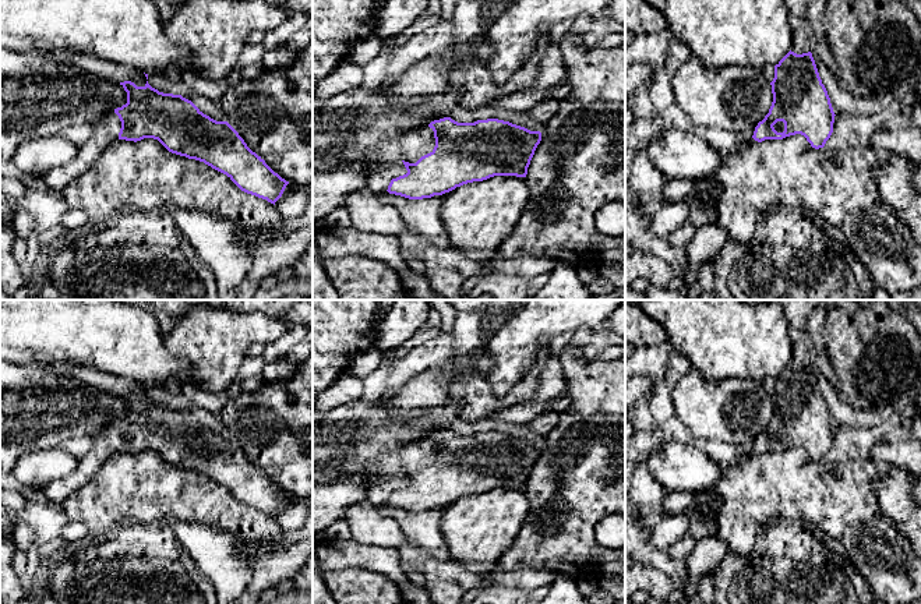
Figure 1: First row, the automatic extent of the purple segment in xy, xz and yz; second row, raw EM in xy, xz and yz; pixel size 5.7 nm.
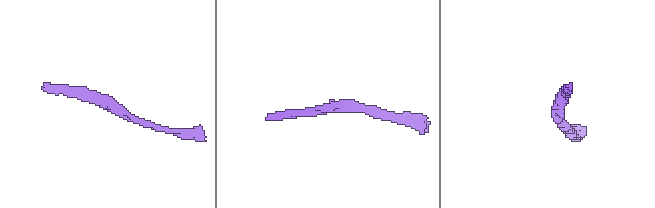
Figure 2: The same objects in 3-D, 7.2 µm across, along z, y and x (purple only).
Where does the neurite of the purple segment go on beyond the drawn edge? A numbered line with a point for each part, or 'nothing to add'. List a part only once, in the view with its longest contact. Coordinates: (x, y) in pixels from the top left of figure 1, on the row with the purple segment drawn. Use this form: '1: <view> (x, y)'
1: xz (415, 144)

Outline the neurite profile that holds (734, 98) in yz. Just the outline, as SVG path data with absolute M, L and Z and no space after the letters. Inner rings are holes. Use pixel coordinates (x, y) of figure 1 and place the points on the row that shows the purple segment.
M692 56L671 75L675 105L696 126L752 138L773 102L772 85L761 68L707 68Z

